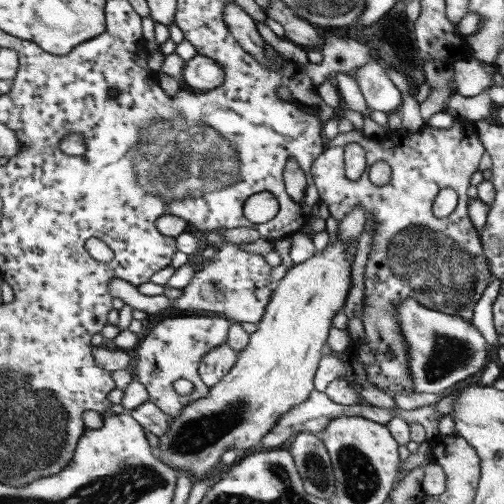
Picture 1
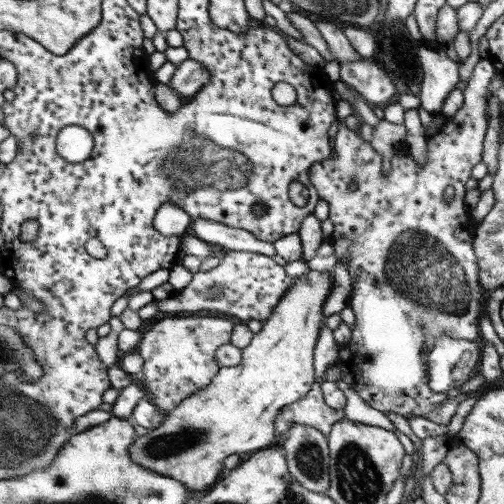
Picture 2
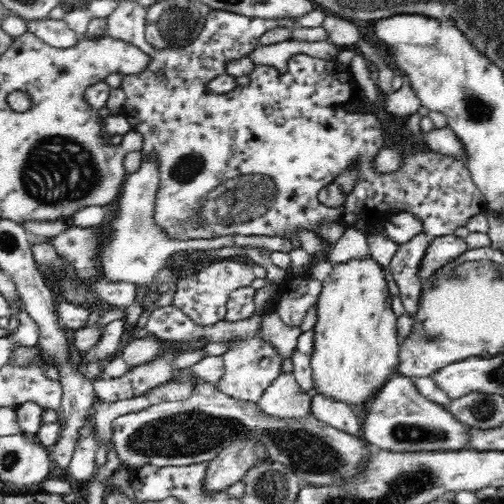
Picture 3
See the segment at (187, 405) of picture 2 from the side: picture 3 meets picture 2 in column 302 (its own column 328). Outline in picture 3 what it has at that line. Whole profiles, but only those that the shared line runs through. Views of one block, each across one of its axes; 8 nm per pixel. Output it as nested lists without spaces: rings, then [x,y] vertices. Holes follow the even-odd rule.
[[[372,256],[366,258],[354,258],[344,264],[336,264],[326,278],[322,292],[316,300],[316,326],[314,326],[314,350],[310,356],[312,366],[312,380],[318,394],[332,398],[336,402],[350,404],[356,412],[362,414],[366,404],[376,398],[380,388],[396,374],[396,368],[400,364],[400,344],[398,332],[396,332],[396,314],[392,312],[392,292],[388,288],[386,272],[384,268],[372,260]]]

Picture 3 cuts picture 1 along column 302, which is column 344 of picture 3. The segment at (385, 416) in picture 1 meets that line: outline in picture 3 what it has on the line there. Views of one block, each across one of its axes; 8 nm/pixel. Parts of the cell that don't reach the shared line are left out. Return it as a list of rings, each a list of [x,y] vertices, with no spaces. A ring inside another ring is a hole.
[[[316,394],[310,400],[310,414],[314,418],[318,418],[320,422],[324,422],[326,426],[348,432],[350,436],[360,436],[360,432],[362,432],[360,412],[356,412],[346,402],[336,402],[332,398]]]

